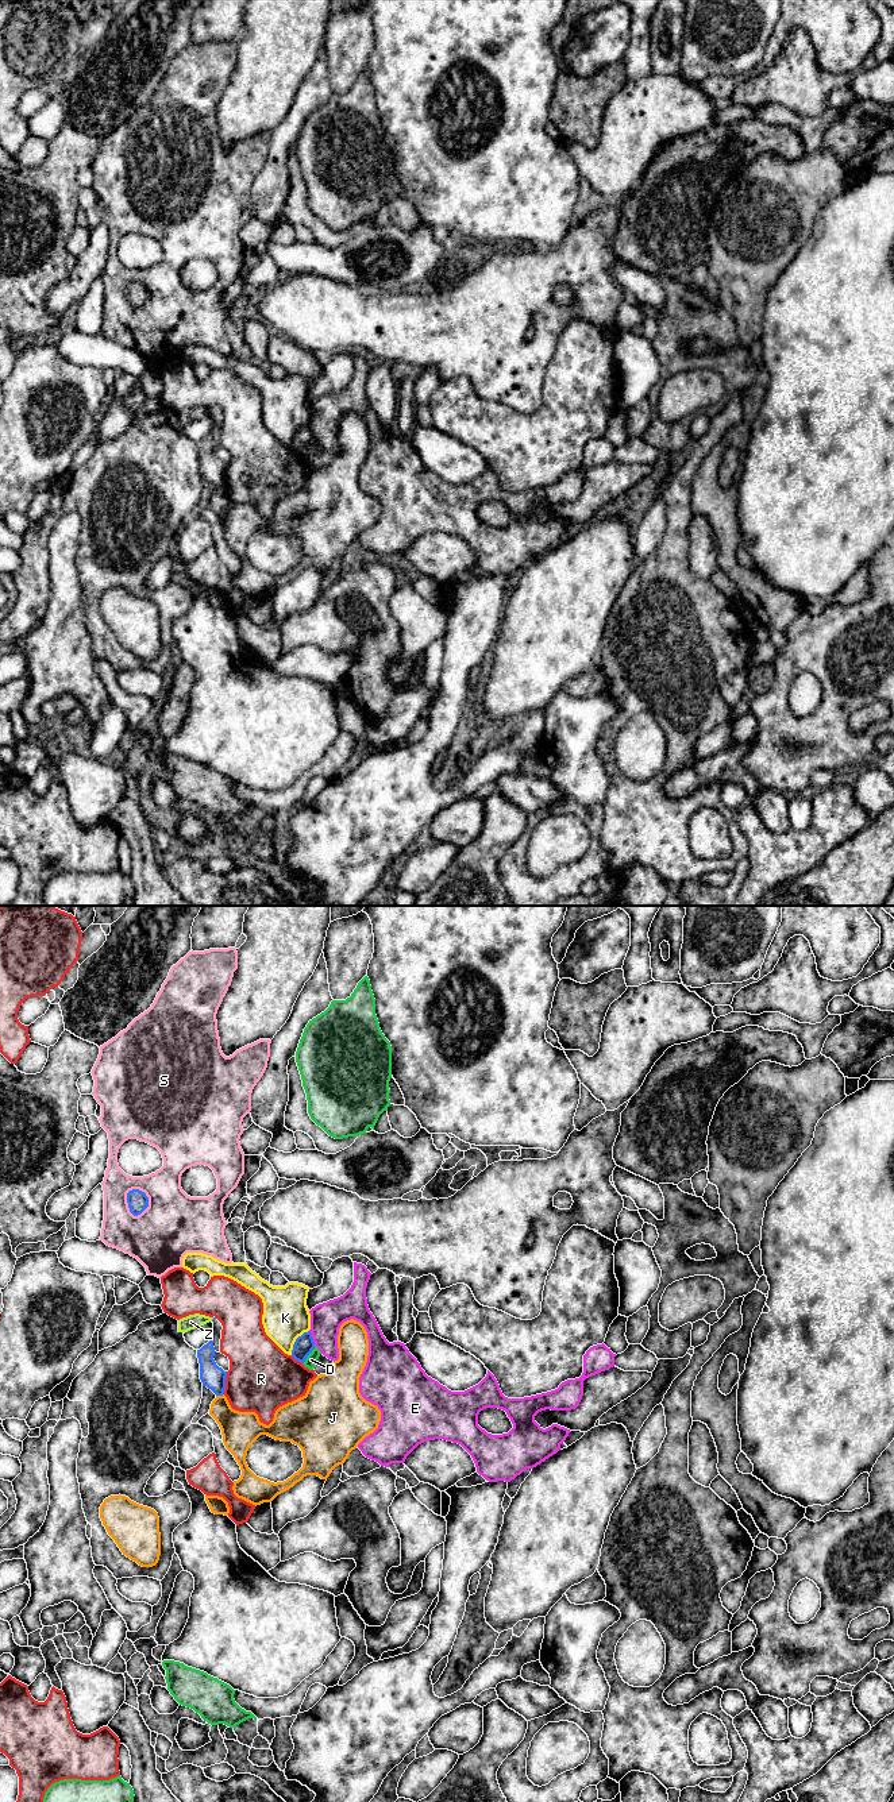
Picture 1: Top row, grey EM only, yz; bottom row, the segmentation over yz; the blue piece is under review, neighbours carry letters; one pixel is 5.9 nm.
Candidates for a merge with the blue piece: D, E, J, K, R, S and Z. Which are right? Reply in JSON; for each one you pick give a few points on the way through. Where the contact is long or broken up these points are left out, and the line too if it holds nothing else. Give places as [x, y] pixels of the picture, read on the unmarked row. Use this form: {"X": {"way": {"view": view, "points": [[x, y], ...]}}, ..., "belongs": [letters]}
{"belongs": []}

